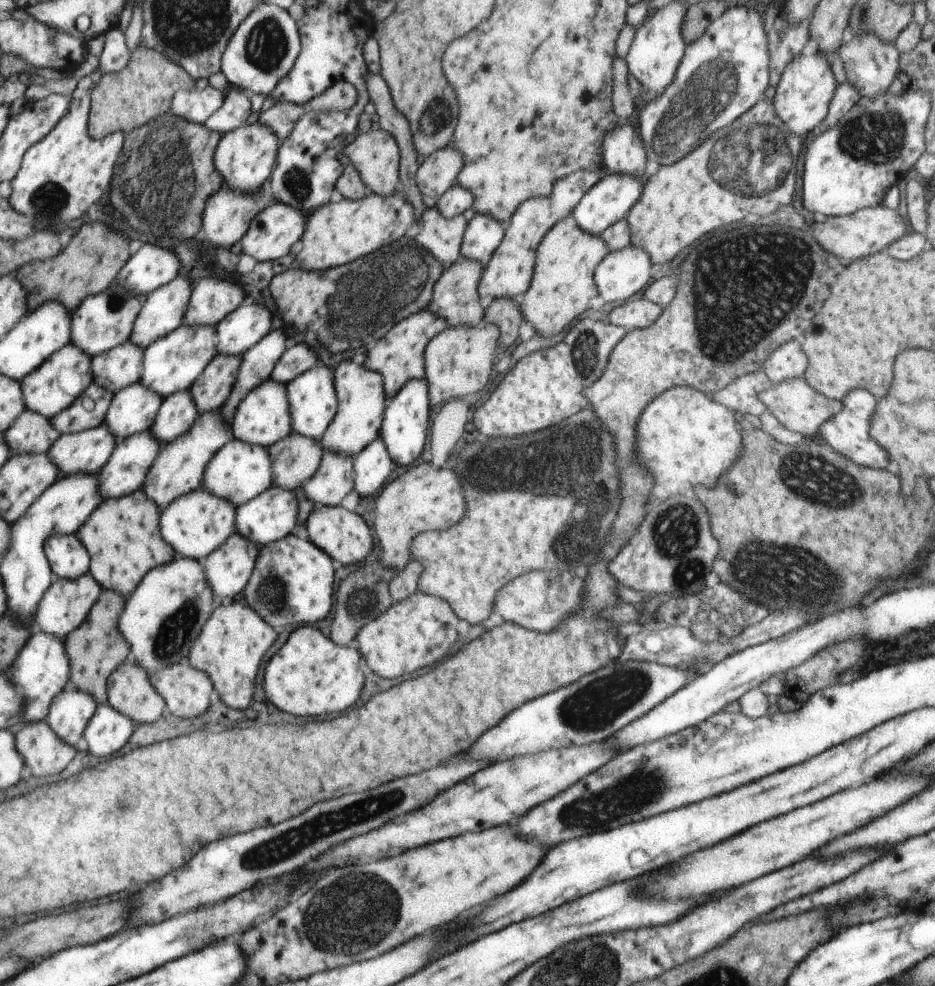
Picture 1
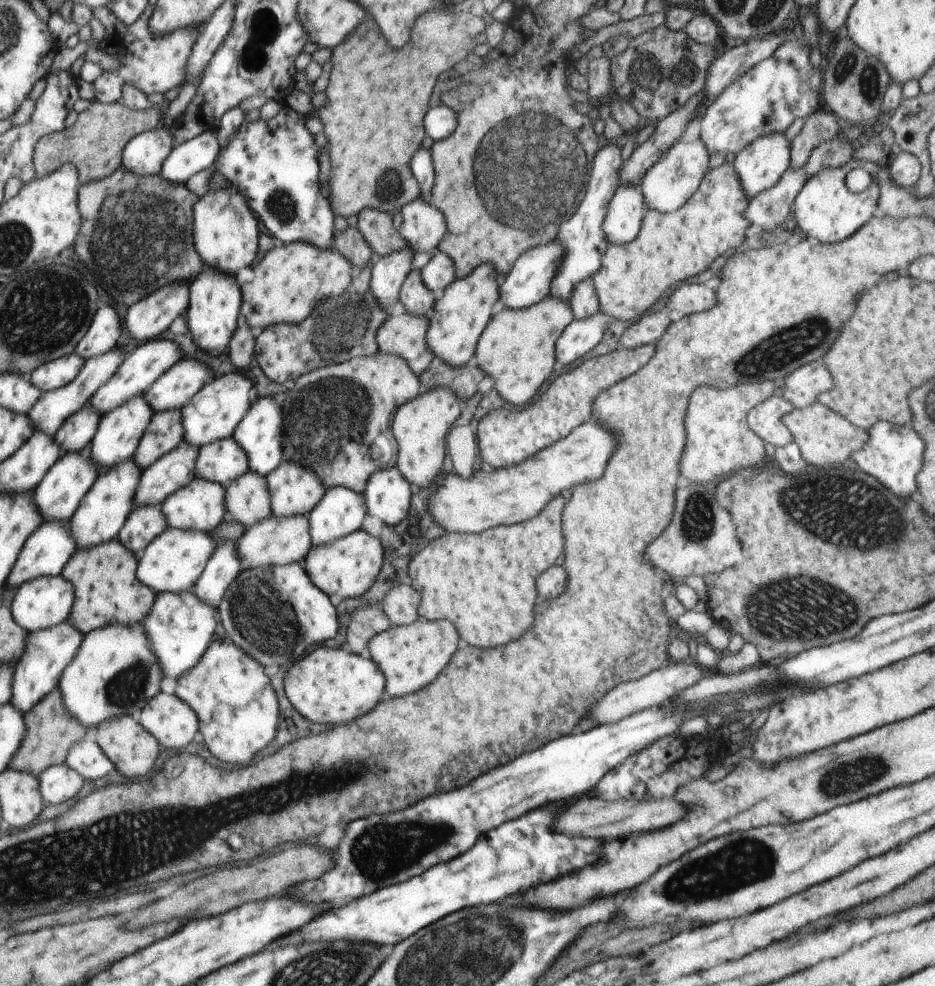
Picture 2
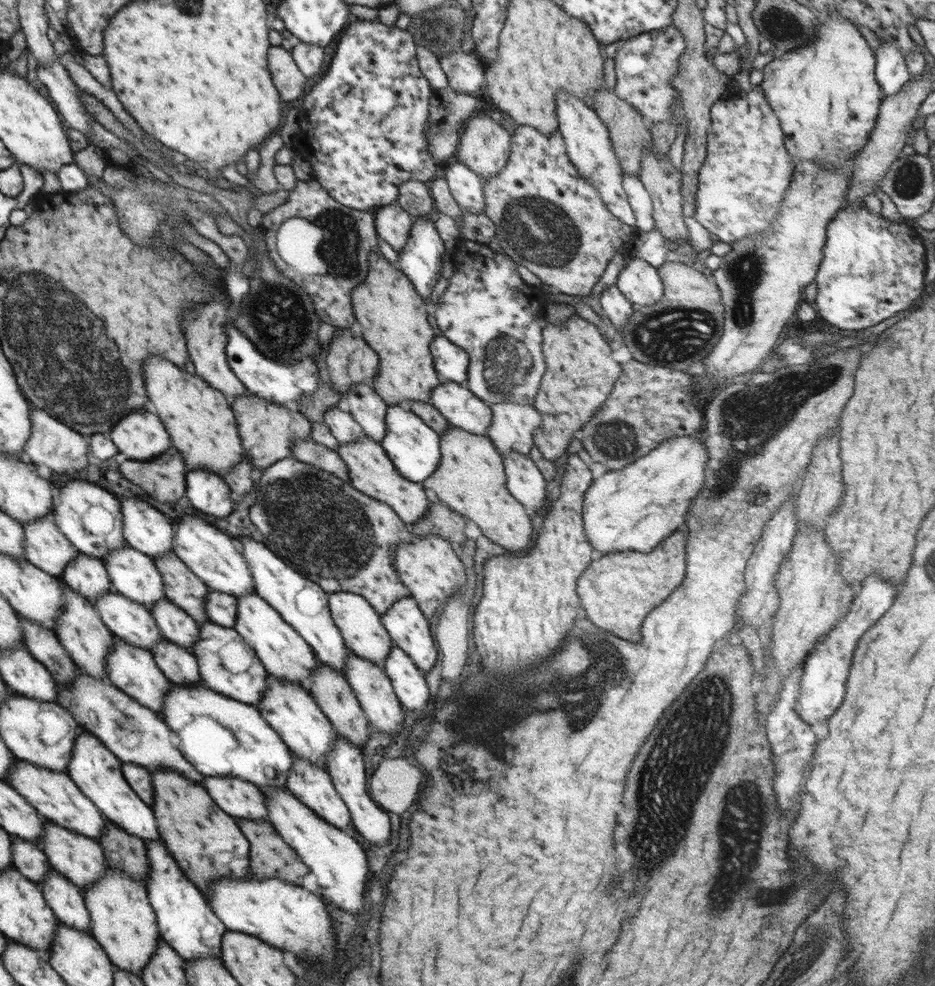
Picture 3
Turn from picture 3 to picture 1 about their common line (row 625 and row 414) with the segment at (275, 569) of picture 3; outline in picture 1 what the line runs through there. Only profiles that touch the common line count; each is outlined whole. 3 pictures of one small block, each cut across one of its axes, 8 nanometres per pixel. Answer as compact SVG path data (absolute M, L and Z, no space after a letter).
M317 364L306 372L299 374L286 383L288 410L292 418L293 432L308 436L312 440L320 440L338 412L338 396L334 388L334 372L328 366Z

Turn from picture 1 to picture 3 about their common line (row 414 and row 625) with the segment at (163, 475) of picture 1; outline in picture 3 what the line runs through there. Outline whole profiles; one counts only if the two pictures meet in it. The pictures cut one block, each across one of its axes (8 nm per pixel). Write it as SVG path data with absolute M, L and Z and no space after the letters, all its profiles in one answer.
M211 621L198 627L199 641L195 642L192 653L197 658L203 684L213 691L258 708L258 701L262 701L263 694L267 692L268 674L255 649L233 628L212 623Z

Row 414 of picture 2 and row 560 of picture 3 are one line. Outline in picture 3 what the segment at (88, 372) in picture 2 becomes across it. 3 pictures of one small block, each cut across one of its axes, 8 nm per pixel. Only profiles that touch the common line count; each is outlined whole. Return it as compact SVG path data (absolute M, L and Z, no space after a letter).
M44 517L23 527L25 559L40 570L60 577L79 556L79 550L51 518Z

